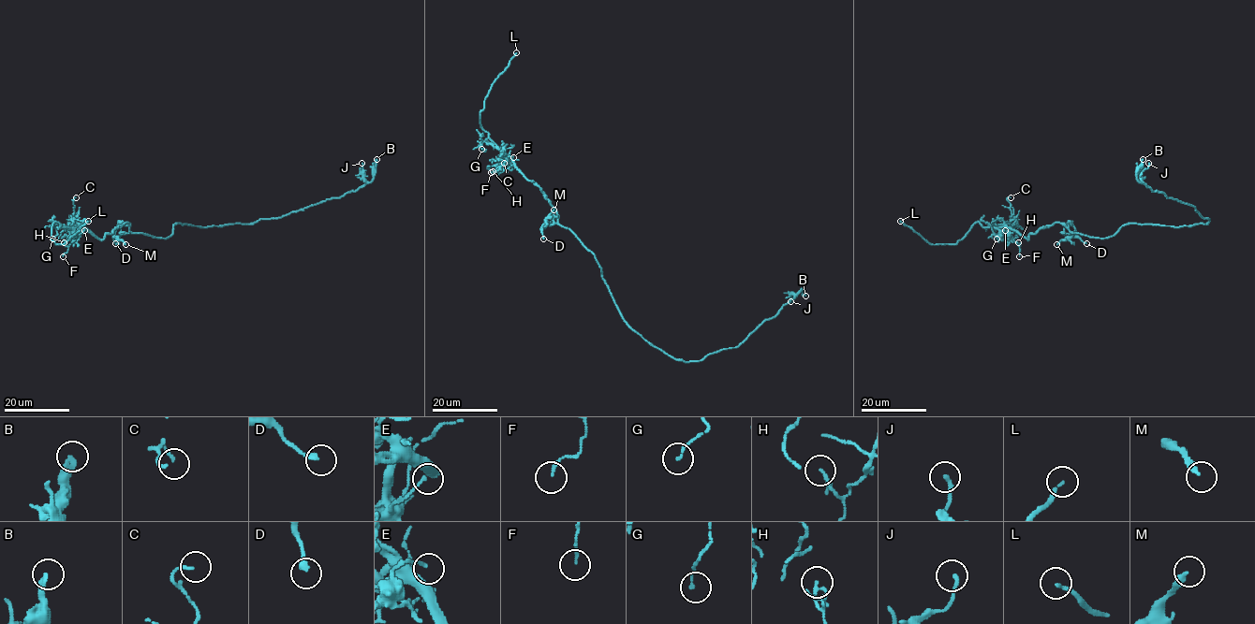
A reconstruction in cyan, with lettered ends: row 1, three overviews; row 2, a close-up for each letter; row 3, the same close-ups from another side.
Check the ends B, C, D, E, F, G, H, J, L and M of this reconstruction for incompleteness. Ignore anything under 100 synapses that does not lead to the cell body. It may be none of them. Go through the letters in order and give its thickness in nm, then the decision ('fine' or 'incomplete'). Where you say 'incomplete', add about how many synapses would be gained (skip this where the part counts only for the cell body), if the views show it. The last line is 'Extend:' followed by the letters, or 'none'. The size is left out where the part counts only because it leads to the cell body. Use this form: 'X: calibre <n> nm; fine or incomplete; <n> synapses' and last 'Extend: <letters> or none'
B: calibre 240 nm; fine
C: calibre 120 nm; fine
D: calibre 240 nm; fine
E: calibre 110 nm; fine
F: calibre 110 nm; fine
G: calibre 110 nm; fine
H: calibre 130 nm; fine
J: calibre 180 nm; fine
L: calibre 160 nm; incomplete
M: calibre 240 nm; fine
Extend: L

